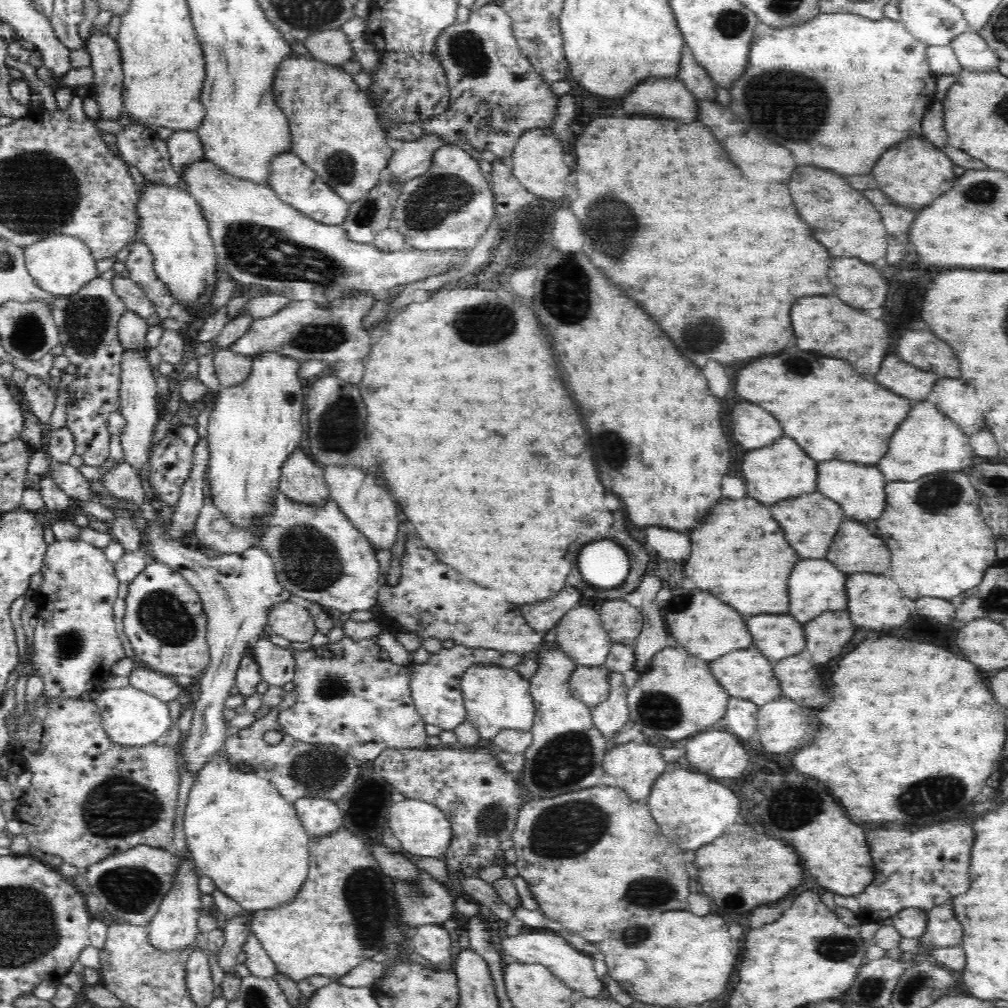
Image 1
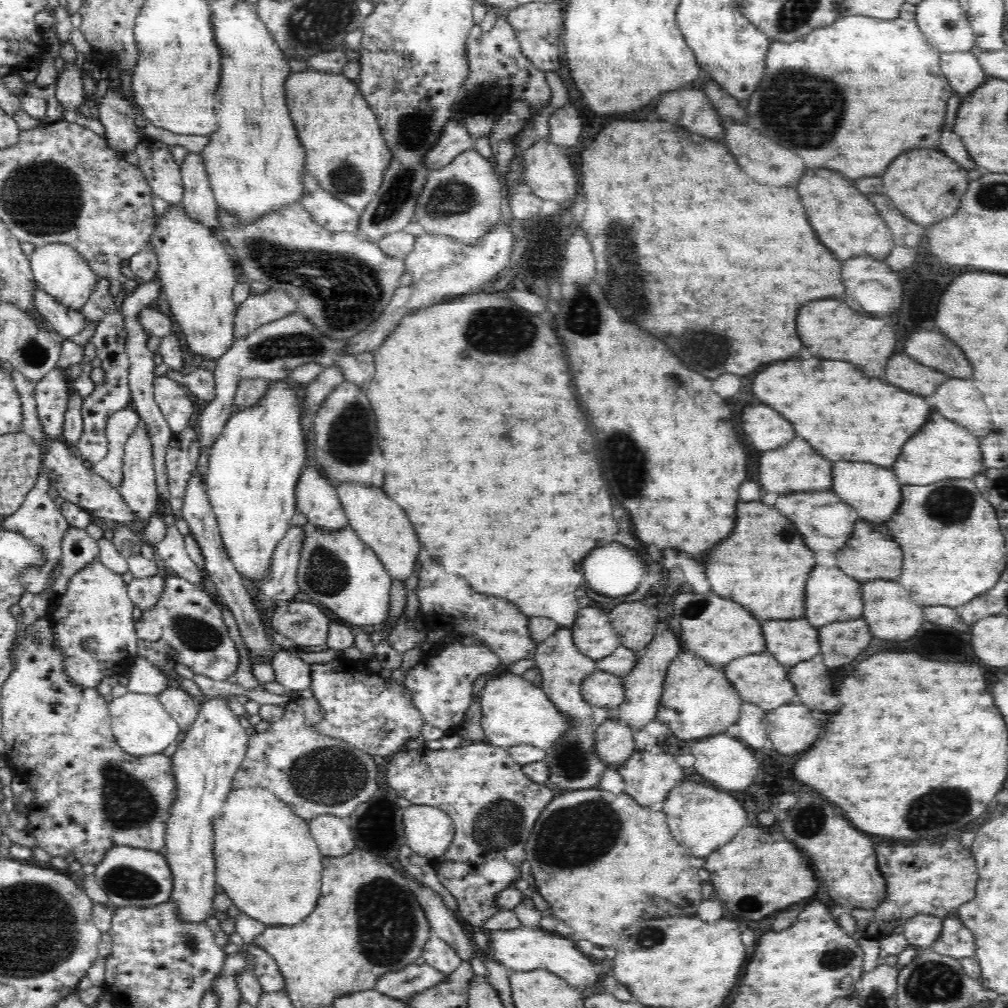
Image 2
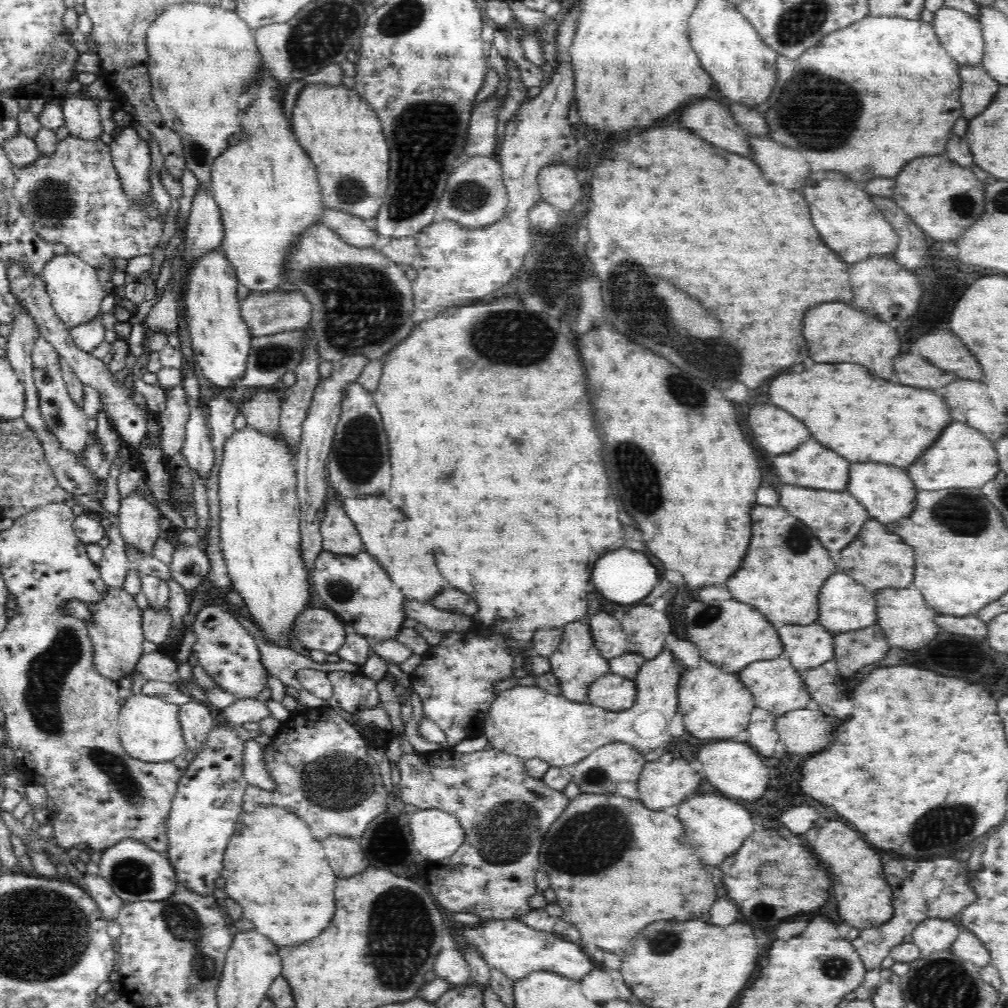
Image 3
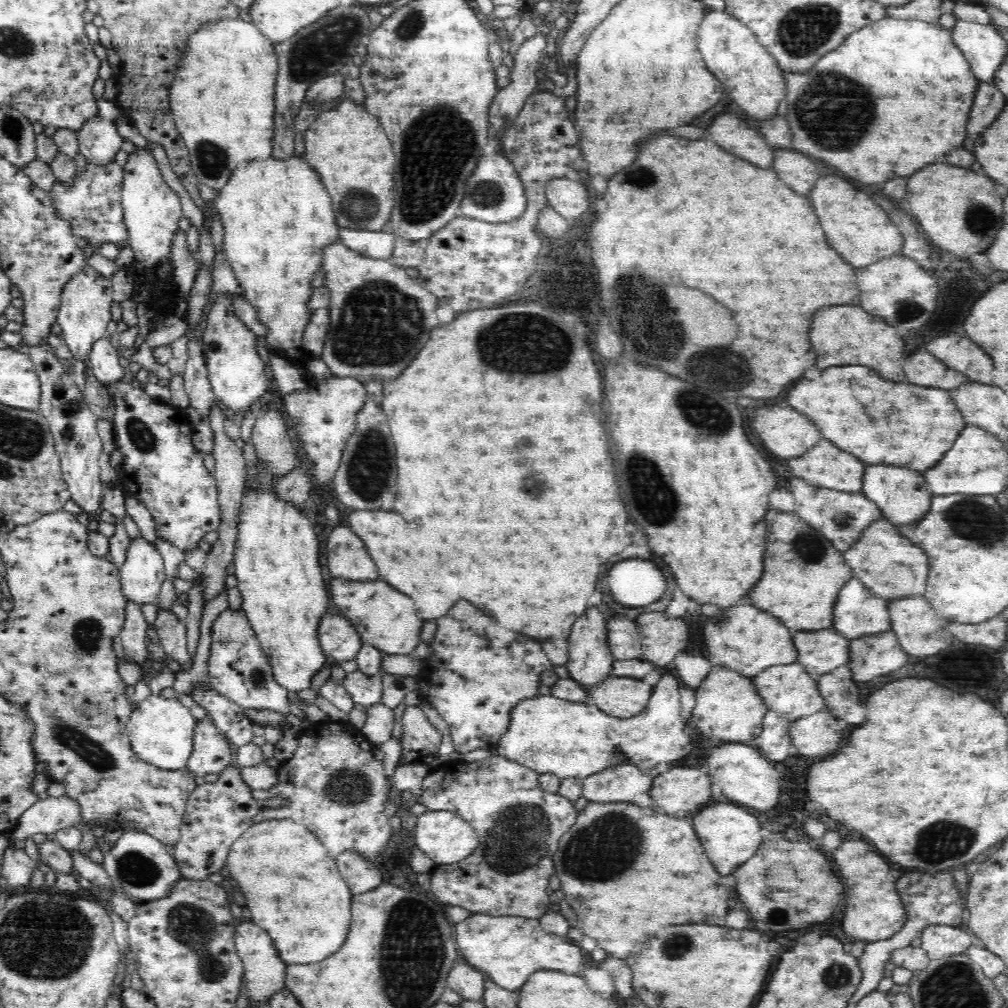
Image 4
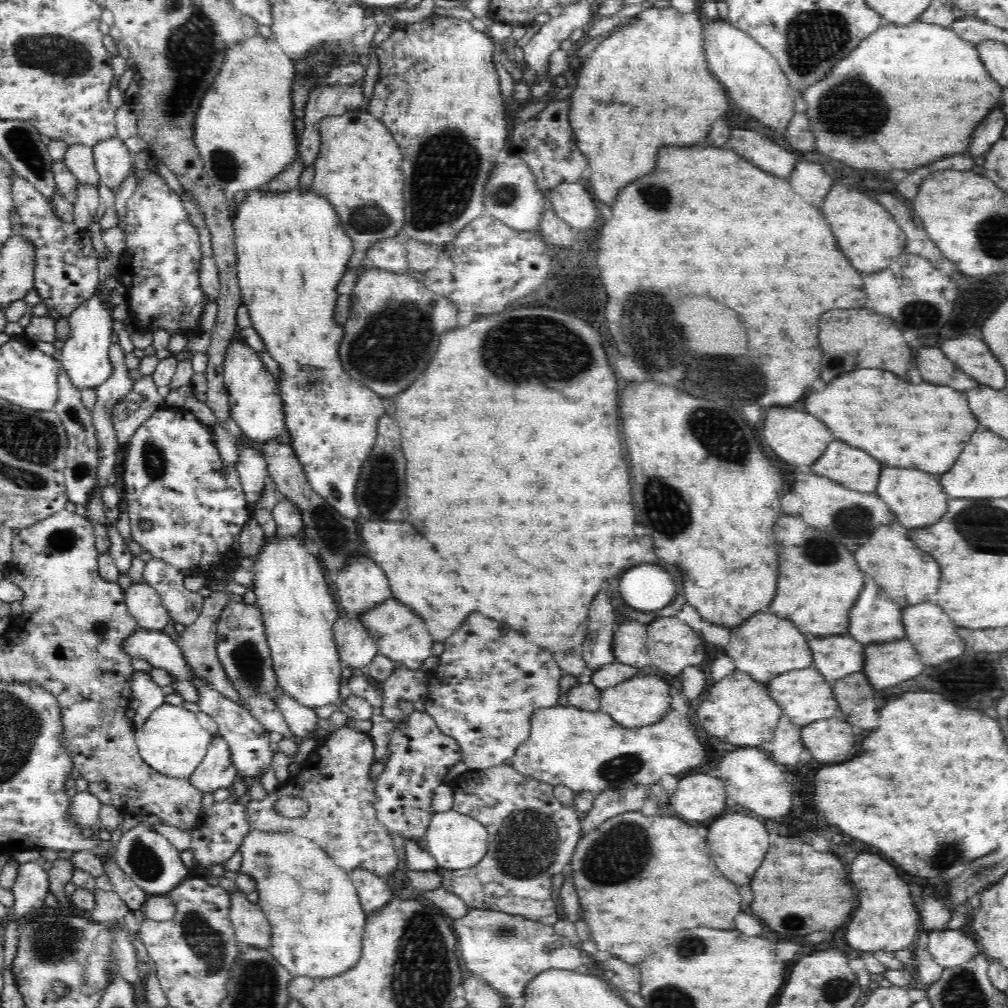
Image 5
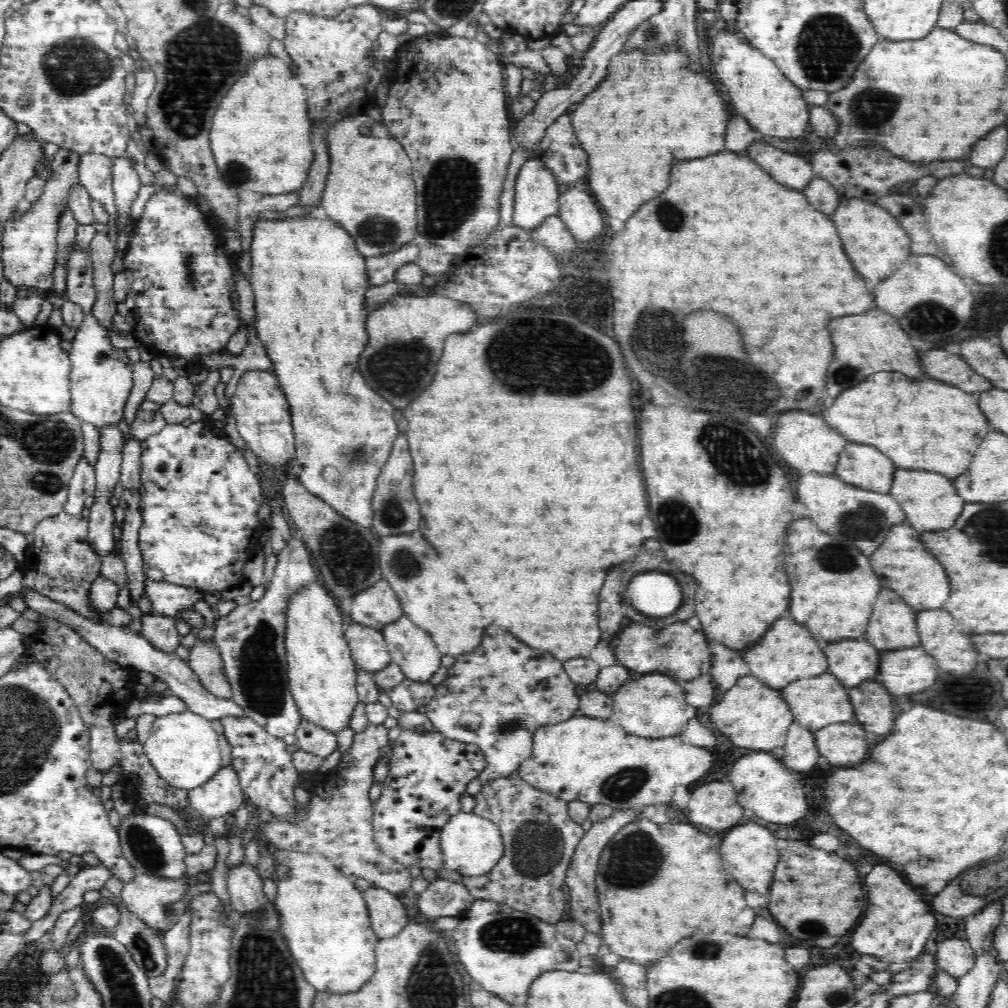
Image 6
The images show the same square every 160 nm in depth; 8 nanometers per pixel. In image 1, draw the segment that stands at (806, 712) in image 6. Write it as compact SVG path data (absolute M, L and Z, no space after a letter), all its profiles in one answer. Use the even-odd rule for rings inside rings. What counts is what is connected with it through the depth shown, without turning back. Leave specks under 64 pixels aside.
M750 646L715 658L707 663L707 668L730 697L746 699L760 706L762 703L780 698L783 694L778 681L771 674L771 663L757 648Z

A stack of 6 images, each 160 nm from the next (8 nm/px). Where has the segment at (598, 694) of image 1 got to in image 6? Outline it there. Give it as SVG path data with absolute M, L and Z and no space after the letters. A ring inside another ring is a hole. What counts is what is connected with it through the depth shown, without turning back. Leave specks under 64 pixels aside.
M643 673L636 680L619 686L612 694L612 719L628 734L642 738L678 736L684 732L686 720L697 716L697 709L685 699L682 685L673 676Z

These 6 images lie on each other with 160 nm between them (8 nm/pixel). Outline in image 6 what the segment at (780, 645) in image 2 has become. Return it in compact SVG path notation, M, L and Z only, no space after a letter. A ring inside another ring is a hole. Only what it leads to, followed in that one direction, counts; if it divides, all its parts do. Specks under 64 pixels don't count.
M838 639L837 641L821 643L823 656L826 657L826 672L833 674L846 689L856 686L864 679L877 680L879 651L866 639Z

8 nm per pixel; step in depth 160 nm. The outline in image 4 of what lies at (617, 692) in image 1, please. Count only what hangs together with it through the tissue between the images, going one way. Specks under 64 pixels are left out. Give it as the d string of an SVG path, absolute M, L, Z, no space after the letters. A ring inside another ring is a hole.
M630 761L606 765L599 771L581 779L581 796L589 801L632 802L638 794L649 792L652 786L647 770Z

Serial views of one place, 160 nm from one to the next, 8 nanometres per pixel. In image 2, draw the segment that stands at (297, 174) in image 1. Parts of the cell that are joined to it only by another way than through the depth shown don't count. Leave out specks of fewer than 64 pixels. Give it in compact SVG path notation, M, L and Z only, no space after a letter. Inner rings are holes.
M305 168L301 170L301 187L304 189L297 202L314 222L331 232L358 232L360 211L322 188Z

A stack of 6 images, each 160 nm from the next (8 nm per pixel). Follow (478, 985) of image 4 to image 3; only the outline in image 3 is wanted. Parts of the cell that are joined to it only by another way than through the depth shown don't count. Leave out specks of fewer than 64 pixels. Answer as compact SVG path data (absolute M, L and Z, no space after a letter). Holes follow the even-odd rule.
M446 944L436 953L432 963L433 971L446 982L464 987L468 982L469 968L461 952Z

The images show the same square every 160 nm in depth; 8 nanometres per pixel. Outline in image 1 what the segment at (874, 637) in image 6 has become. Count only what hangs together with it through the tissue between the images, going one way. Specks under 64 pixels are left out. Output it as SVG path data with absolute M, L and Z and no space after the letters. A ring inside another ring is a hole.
M824 559L816 560L798 560L788 576L788 615L793 616L796 622L805 623L817 614L824 611L844 611L847 598L845 597L845 588L843 580L846 573L838 570L830 561Z

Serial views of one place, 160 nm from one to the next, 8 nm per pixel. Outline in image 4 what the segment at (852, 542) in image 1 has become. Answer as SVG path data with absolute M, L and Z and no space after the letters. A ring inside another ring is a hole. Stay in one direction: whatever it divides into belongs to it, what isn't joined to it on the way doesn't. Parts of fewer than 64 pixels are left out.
M882 518L871 522L862 531L862 536L842 553L851 574L877 597L889 600L923 594L926 586L927 556L904 536L898 532L897 527L894 528Z

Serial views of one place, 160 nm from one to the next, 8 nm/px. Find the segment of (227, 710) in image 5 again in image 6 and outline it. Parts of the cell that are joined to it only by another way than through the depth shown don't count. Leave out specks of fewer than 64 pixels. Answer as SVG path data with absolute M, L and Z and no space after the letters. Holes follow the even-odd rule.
M222 716L220 718L223 736L230 743L230 758L233 769L237 772L240 787L248 799L256 806L270 810L282 819L293 817L296 805L294 787L299 784L297 769L293 766L291 749L285 742L270 735L248 716Z

